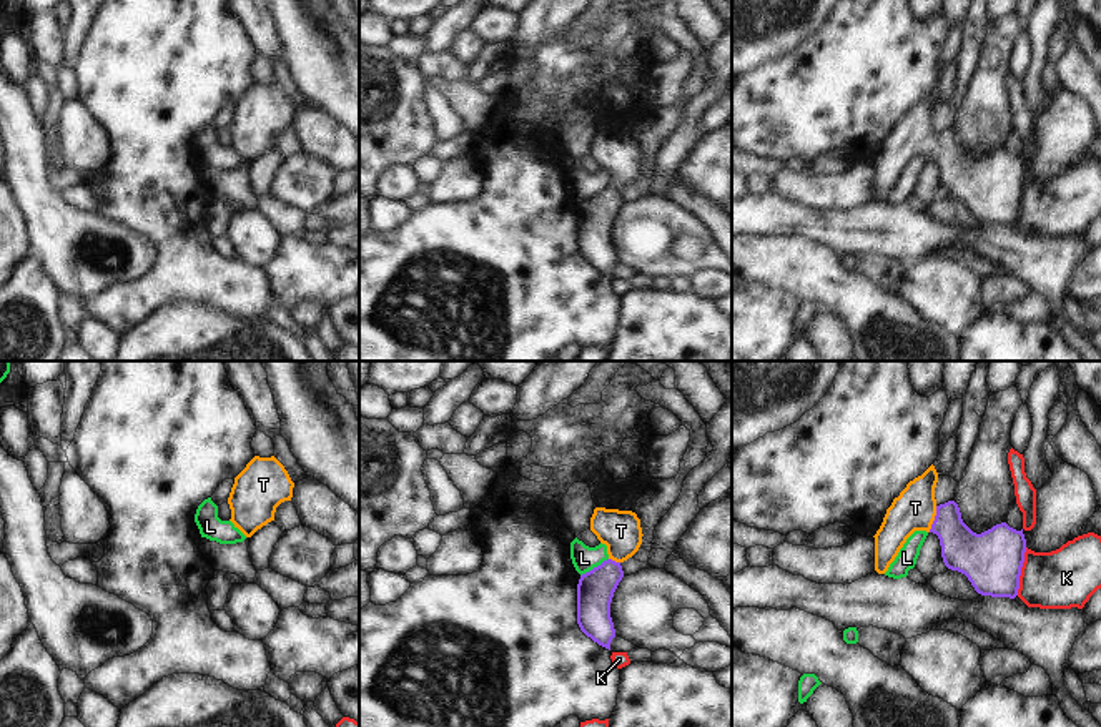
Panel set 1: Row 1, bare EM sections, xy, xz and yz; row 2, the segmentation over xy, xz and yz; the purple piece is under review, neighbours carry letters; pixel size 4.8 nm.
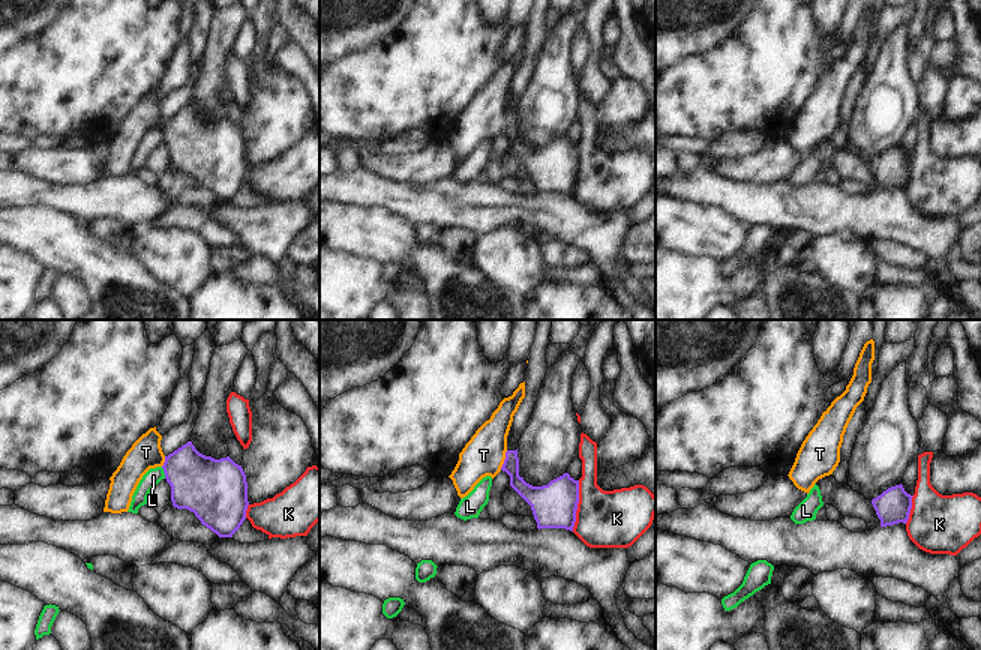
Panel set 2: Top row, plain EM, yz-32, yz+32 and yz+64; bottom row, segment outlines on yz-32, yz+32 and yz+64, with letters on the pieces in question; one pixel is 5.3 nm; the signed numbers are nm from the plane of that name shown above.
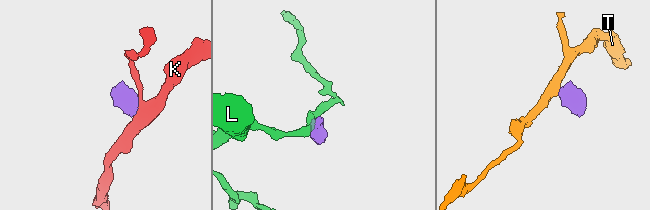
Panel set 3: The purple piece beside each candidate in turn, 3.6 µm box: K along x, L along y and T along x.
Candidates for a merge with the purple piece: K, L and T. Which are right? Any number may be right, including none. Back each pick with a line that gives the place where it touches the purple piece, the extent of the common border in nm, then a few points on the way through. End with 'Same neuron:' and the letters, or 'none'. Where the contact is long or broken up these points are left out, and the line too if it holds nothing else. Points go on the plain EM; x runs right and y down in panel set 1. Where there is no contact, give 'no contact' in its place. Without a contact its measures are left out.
T: meets purple in yz at (935, 147); contact 130 nm long; runs through yz (973, 182), (935, 147), (915, 135)
Same neuron: T

